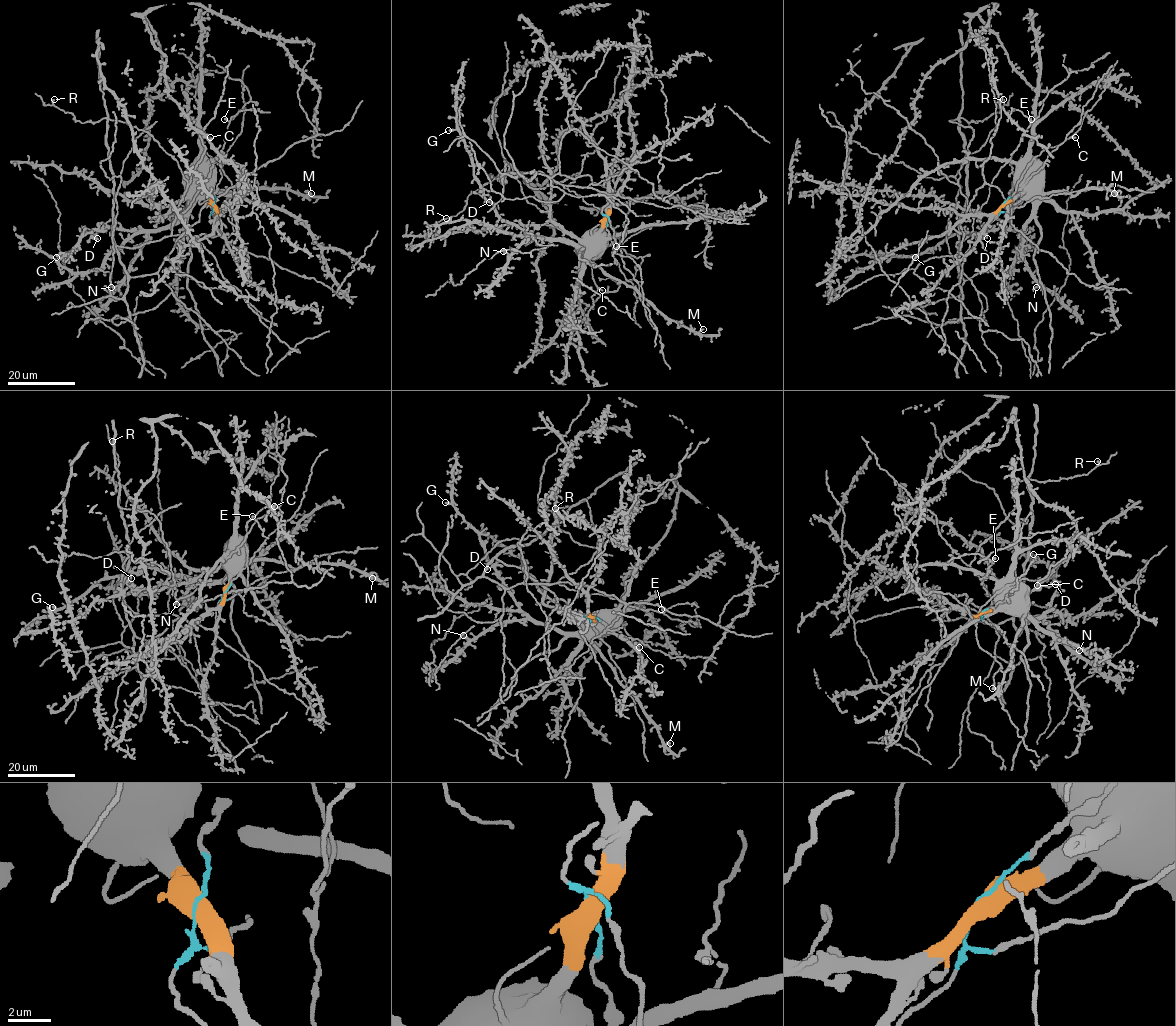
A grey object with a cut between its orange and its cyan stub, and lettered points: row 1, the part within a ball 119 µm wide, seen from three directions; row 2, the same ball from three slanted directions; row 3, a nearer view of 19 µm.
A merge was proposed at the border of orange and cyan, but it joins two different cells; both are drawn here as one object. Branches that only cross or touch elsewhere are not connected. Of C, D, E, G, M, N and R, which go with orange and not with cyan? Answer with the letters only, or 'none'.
D, G, M, N

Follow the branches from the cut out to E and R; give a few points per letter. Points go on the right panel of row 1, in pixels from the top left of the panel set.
E: (1002, 205), (1000, 213), (984, 231), (972, 237), (973, 221), (987, 201), (990, 184), (1020, 143), (1031, 118)
R: (1002, 205), (972, 237), (973, 217), (958, 181), (973, 129), (949, 120), (983, 121), (1000, 111), (1003, 99)

